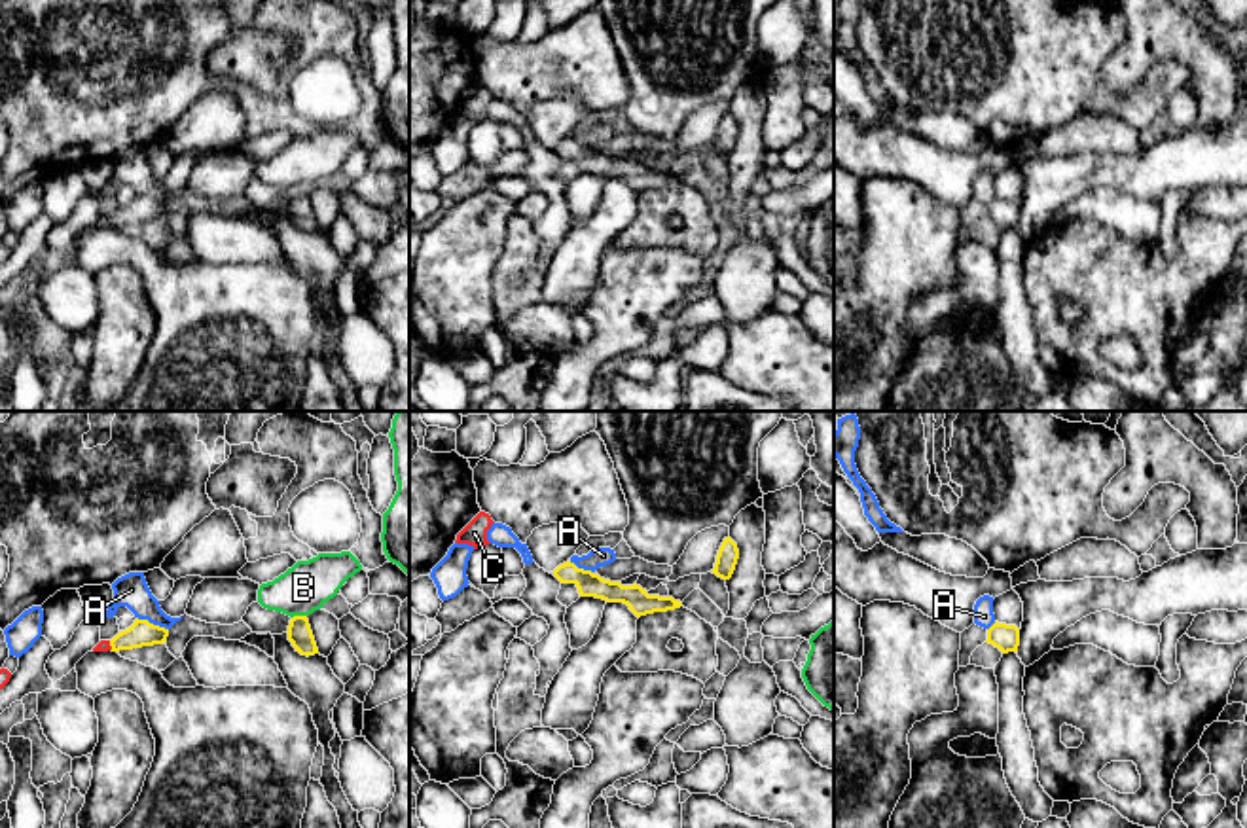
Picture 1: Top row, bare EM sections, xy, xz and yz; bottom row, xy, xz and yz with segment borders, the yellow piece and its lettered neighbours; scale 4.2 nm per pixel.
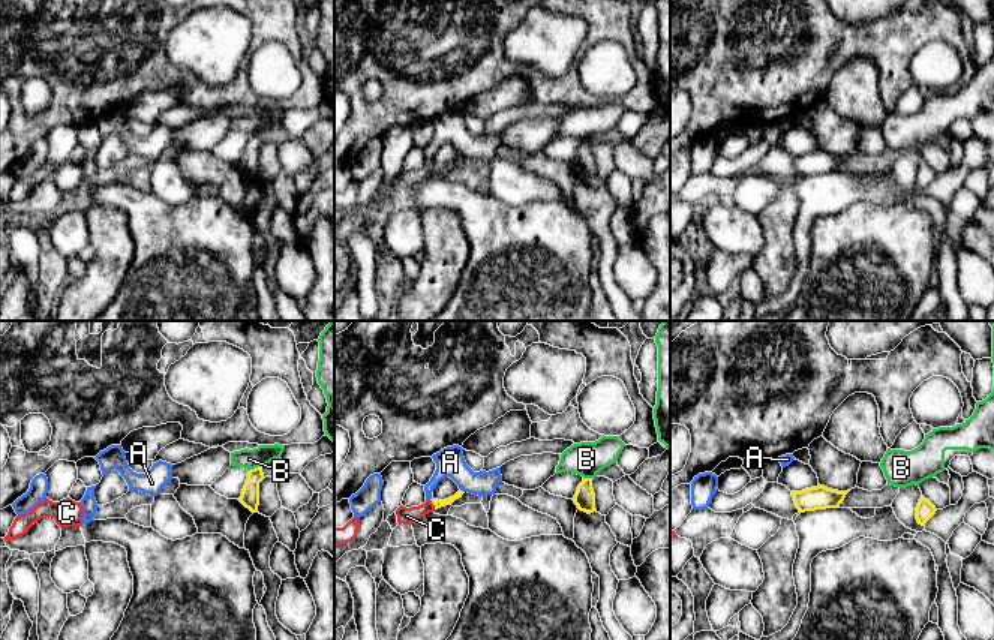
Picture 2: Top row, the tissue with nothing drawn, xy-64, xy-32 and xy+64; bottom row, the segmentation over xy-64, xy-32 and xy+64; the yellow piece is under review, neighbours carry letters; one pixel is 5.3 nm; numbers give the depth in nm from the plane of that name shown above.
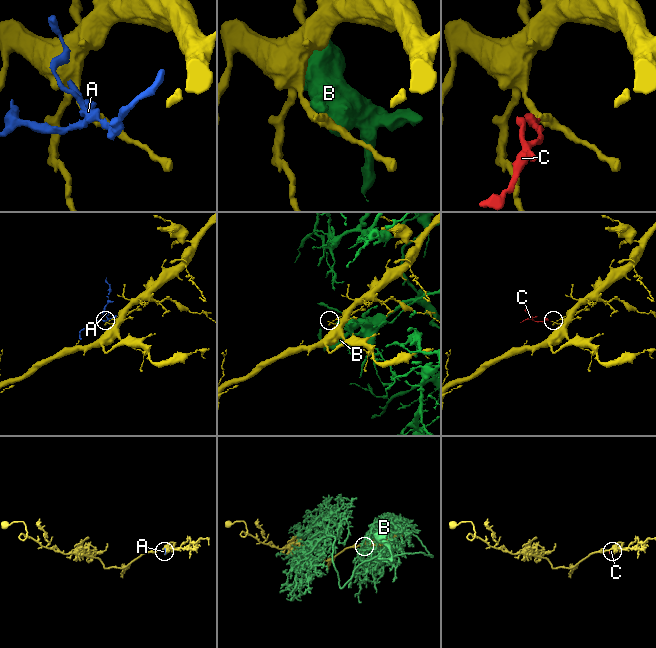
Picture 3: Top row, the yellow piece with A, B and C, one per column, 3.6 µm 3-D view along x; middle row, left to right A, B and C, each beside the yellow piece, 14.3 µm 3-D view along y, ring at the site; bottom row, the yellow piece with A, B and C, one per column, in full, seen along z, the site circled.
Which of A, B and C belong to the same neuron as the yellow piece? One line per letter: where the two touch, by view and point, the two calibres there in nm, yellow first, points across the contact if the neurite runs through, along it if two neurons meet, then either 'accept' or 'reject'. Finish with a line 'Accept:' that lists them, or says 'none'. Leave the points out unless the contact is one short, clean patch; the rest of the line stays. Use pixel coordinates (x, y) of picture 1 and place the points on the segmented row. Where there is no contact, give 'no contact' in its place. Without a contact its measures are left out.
A: meets yellow in xy at (152, 624); 110 nm thick on the yellow side, 140 nm on the other; border along xy (137, 616), (167, 630); reject
B: meets yellow in xy at (298, 616); 100 nm thick on the yellow side, 200 nm on the other; reject
C: meets yellow in xy at (110, 645); 110 nm thick on the yellow side, 50 nm on the other; runs through xy (141, 633), (110, 645), (105, 645); accept
Accept: C

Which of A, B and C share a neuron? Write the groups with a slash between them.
A / B / C

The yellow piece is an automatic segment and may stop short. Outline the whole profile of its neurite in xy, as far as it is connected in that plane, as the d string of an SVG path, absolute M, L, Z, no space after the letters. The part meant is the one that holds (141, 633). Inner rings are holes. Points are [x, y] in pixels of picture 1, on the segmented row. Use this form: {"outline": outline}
{"outline": "M135 620L135 623L117 633L112 640L100 640L93 652L119 652L142 646L154 646L167 642L169 629L150 623L148 620Z"}

